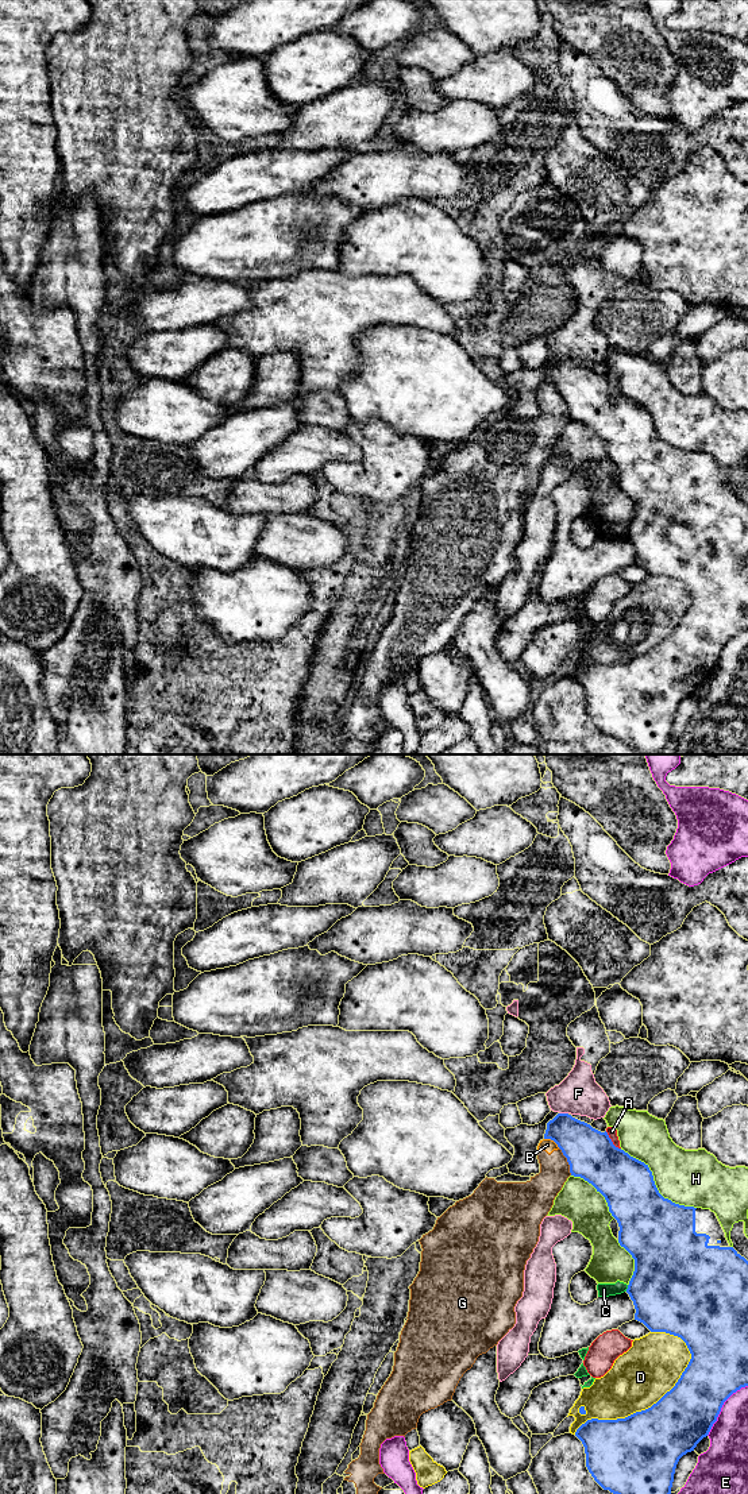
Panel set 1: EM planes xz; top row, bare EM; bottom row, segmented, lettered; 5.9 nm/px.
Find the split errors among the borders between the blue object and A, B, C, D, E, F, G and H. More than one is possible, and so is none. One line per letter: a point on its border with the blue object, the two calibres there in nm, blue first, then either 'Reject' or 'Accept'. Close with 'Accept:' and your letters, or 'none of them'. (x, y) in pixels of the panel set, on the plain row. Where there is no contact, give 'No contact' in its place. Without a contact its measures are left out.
A: Touches blue at xz (610, 385). Thickness 300 nm (blue) against 60 nm. Reject
B: Touches blue at xz (552, 383). Thickness 280 nm (blue) against 70 nm. Reject
C: Touches blue at xz (628, 532). Thickness 480 nm (blue) against 80 nm. Reject
D: Touches blue at xz (646, 653). Thickness 440 nm (blue) against 360 nm. Reject
E: Touches blue at xz (721, 651). Thickness 360 nm (blue) against 220 nm. Reject
F: Touches blue at xz (563, 358). Thickness 260 nm (blue) against 240 nm. Reject
G: Touches blue at xz (567, 405). Thickness 300 nm (blue) against 190 nm. Reject
H: Touches blue at xz (654, 428). Thickness 380 nm (blue) against 340 nm. Reject
Accept: none of them

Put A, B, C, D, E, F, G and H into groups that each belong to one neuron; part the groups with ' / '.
A / B G / C / D / E / F / H

